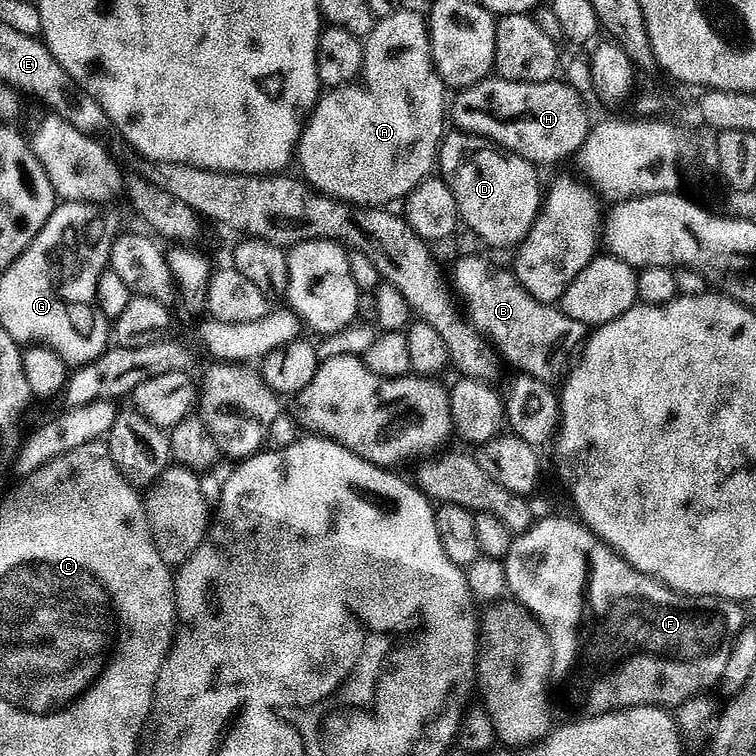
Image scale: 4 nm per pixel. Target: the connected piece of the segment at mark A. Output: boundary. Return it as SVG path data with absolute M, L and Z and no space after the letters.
M392 12L389 14L385 20L377 19L372 26L372 32L366 37L363 41L362 48L368 52L368 76L372 76L372 96L360 96L360 116L356 116L356 120L348 120L348 116L332 116L332 95L329 91L323 93L322 99L320 100L320 105L312 112L312 117L307 117L306 123L303 125L302 131L300 133L300 139L298 141L298 164L300 160L300 168L304 173L302 173L303 179L306 180L317 192L324 196L331 196L336 200L342 200L345 204L355 204L357 206L388 206L391 200L400 200L403 201L407 197L409 192L414 191L421 182L429 179L433 175L434 169L438 164L438 153L440 150L440 141L445 135L446 128L443 128L444 120L446 124L446 96L444 100L444 91L446 91L445 85L441 83L439 79L434 78L434 69L432 67L432 48L431 44L428 41L428 26L423 15L419 16L416 12Z

